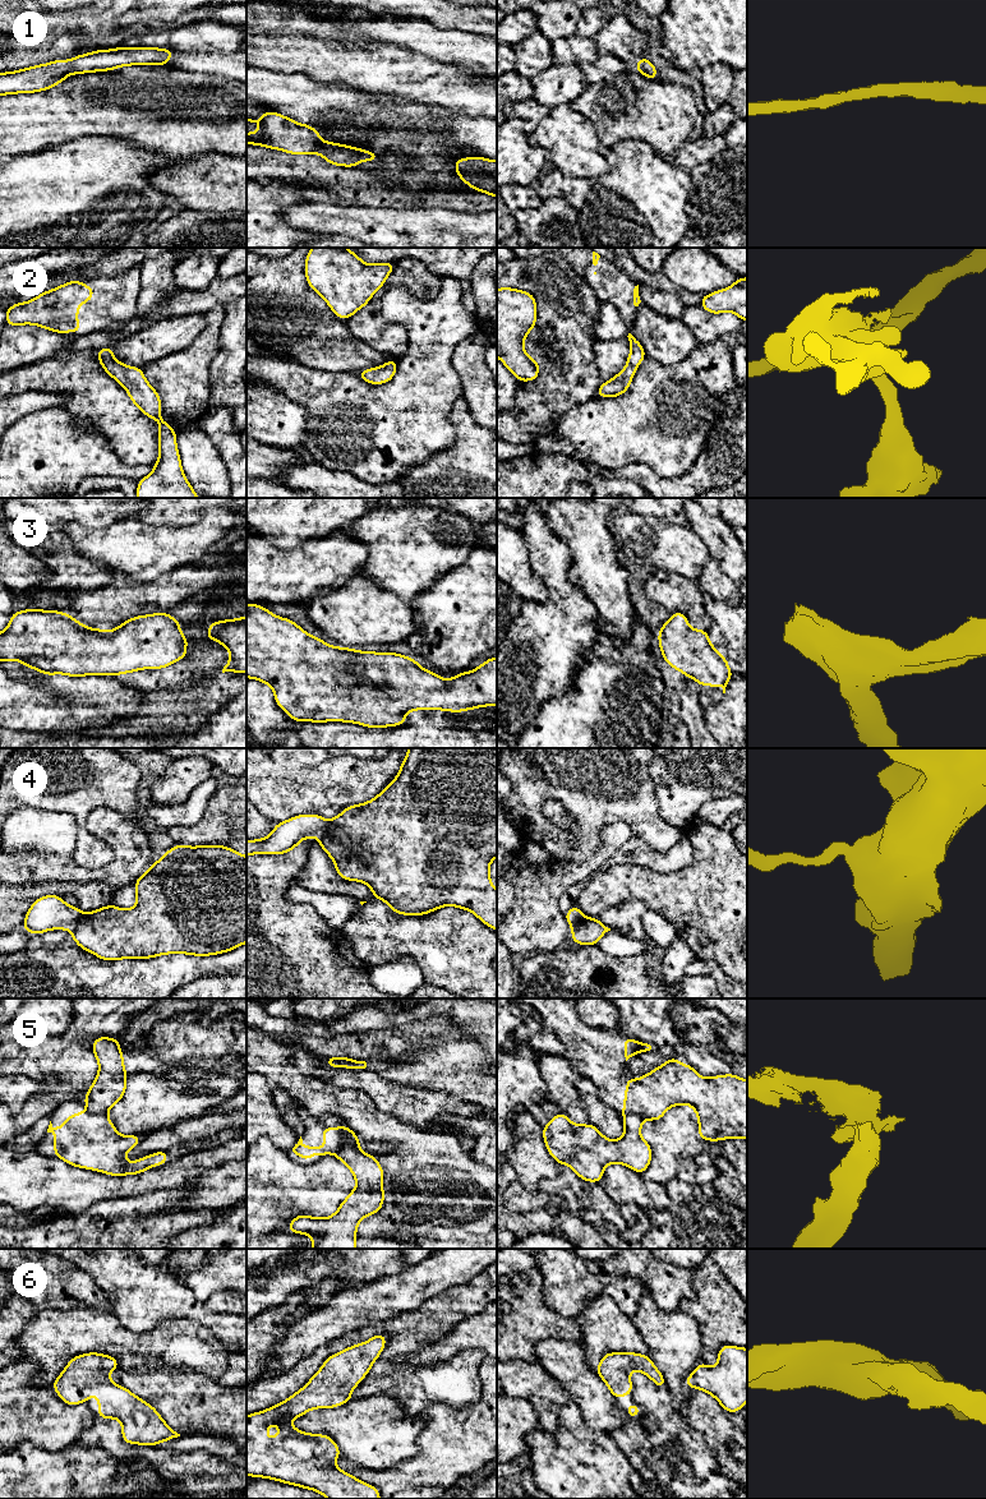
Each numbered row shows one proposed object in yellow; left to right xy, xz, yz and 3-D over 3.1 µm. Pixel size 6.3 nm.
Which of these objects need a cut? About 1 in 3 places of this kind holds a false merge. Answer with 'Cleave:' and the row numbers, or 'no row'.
Cleave: 4, 5

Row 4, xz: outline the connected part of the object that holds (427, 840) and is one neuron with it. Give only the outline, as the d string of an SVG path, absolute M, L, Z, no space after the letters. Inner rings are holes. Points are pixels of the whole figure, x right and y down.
M409 748L397 778L372 801L346 807L332 818L319 836L319 845L333 859L342 880L367 884L374 899L386 901L395 913L423 915L446 905L457 907L474 913L497 931L497 890L489 878L490 862L497 857L497 748Z

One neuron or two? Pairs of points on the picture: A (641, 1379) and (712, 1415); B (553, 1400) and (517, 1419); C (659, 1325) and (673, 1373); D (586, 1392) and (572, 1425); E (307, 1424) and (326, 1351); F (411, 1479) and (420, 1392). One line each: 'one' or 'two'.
A: two
B: two
C: one
D: two
E: two
F: two

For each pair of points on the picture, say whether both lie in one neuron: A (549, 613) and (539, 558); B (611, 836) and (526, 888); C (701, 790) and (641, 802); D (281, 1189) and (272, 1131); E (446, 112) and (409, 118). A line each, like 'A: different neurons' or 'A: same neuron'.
A: same neuron
B: same neuron
C: different neurons
D: different neurons
E: different neurons

